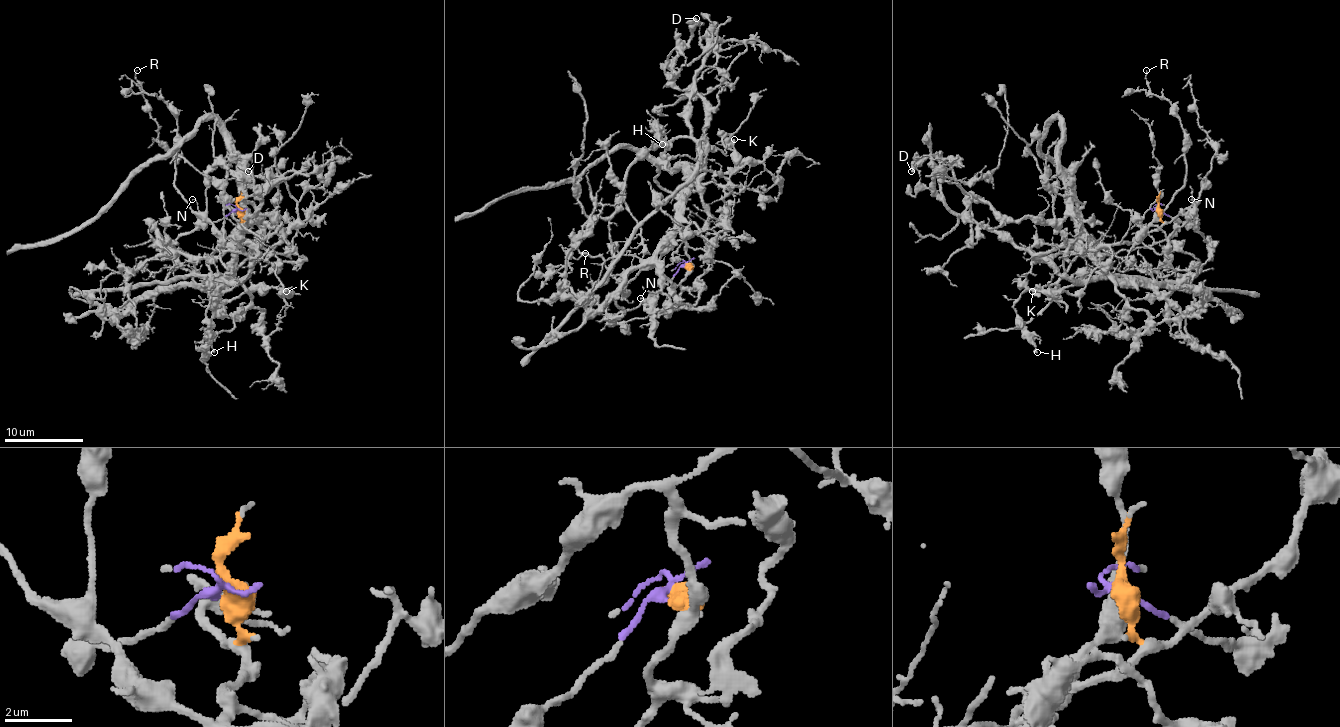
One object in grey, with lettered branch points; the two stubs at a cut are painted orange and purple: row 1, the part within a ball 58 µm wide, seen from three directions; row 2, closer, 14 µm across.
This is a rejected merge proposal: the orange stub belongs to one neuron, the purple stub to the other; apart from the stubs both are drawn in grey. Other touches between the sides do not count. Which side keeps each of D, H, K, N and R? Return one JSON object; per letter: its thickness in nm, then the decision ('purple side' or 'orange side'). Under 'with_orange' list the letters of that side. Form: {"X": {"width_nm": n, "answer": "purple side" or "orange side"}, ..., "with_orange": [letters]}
{"D": {"width_nm": 440, "answer": "purple side"}, "H": {"width_nm": 200, "answer": "purple side"}, "K": {"width_nm": 190, "answer": "orange side"}, "N": {"width_nm": 130, "answer": "purple side"}, "R": {"width_nm": 120, "answer": "orange side"}, "with_orange": ["K", "R"]}

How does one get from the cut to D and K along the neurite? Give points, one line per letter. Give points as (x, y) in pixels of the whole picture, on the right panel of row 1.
D: (1156, 210), (1208, 243), (1184, 285), (1127, 283), (1069, 215), (1006, 219), (935, 156), (911, 172)
K: (1156, 208), (1162, 223), (1135, 239), (1115, 243), (1109, 259), (1093, 271), (1083, 289), (1073, 295), (1032, 291)

